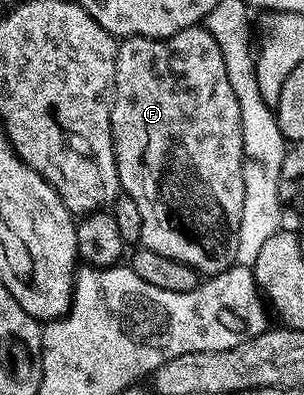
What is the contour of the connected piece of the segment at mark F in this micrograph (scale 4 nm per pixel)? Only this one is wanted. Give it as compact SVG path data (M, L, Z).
M193 25L189 29L179 31L170 37L126 37L117 46L117 62L115 63L115 79L113 80L113 91L111 94L111 131L113 132L113 150L117 160L117 174L121 180L121 187L124 192L139 203L139 215L143 215L143 231L141 232L140 244L151 251L159 251L159 255L167 255L171 259L179 259L179 263L187 263L192 269L197 270L201 275L212 275L221 273L235 262L235 247L239 243L239 219L243 219L243 163L245 162L245 152L243 151L243 127L239 119L239 99L235 97L235 92L231 89L228 82L227 67L224 66L223 53L219 49L219 44L215 41L212 34L201 25Z

